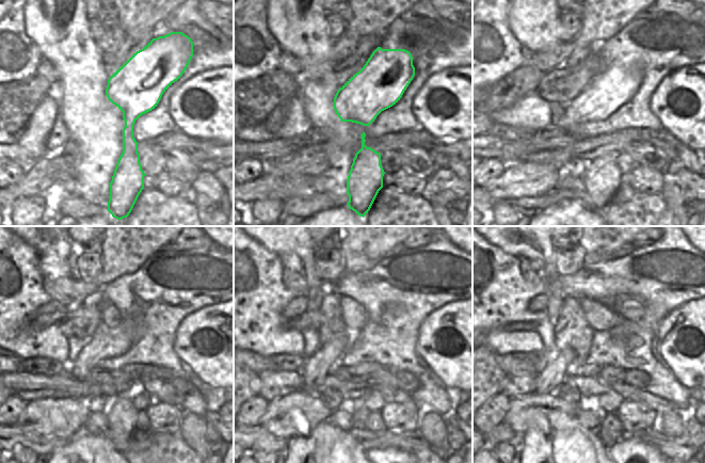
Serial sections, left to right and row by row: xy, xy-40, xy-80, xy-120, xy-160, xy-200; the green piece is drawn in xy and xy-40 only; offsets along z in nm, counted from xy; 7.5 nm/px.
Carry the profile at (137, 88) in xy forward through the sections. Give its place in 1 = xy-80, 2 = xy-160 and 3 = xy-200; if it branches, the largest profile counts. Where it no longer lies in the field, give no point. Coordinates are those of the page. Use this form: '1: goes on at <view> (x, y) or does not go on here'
1: goes on at xy-80 (613, 86)
2: goes on at xy-160 (316, 368)
3: goes on at xy-200 (553, 373)

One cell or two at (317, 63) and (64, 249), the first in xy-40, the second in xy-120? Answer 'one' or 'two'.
one

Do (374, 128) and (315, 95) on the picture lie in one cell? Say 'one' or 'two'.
two

